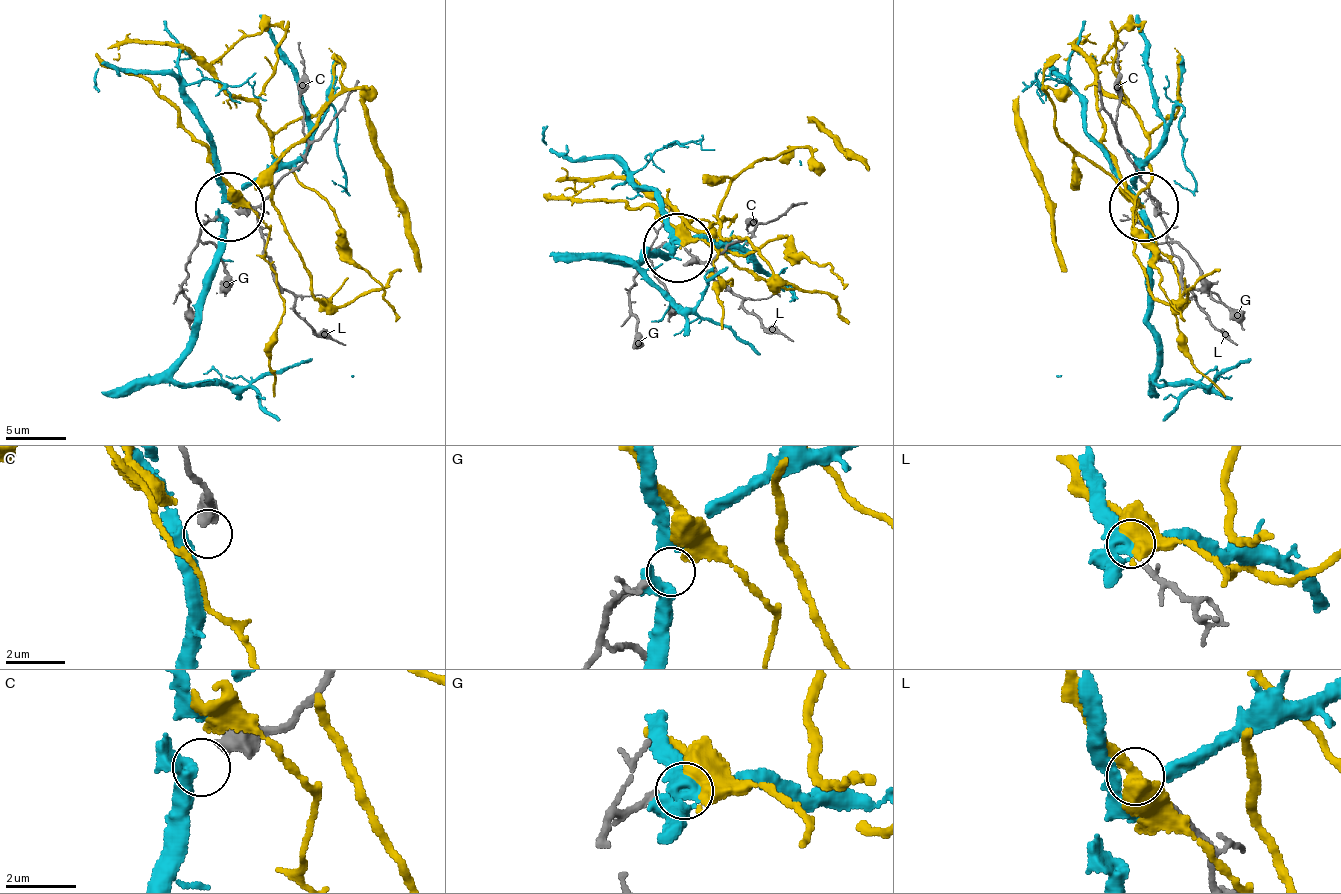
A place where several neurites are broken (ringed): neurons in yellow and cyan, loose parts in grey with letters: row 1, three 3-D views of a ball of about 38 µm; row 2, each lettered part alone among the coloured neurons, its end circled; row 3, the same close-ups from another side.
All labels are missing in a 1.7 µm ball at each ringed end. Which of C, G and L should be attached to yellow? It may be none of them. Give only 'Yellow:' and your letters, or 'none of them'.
Yellow: G

